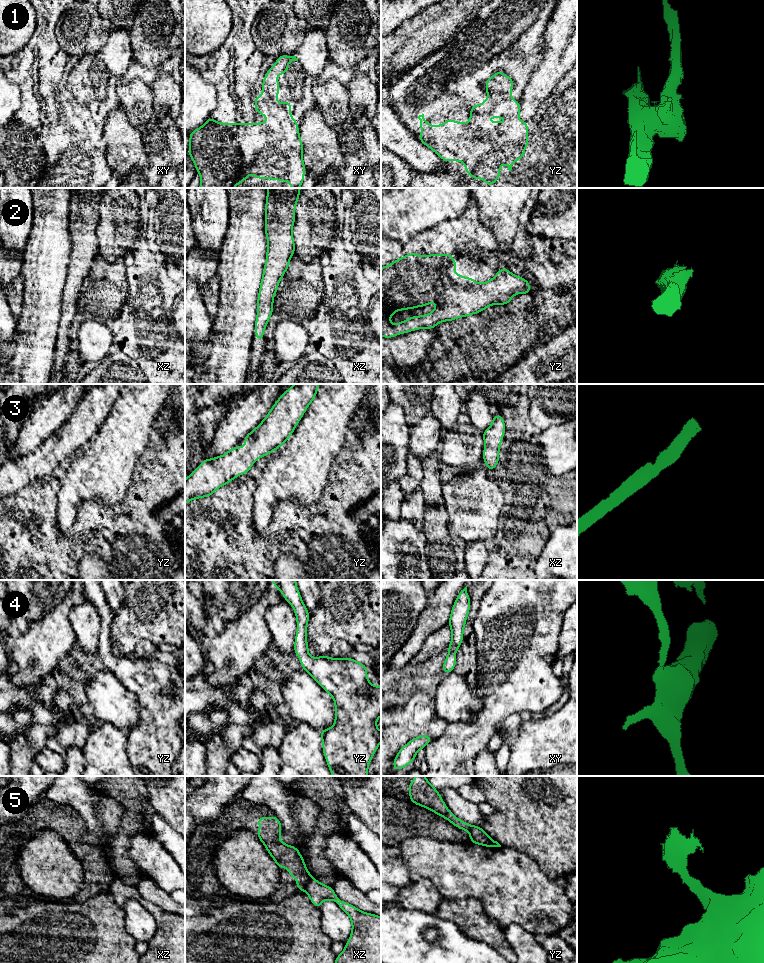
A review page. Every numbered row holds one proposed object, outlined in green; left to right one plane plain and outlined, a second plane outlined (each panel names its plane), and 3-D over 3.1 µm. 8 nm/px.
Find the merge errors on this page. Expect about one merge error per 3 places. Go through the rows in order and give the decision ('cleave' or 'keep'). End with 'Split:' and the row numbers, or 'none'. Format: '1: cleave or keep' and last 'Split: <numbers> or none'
1: cleave
2: keep
3: keep
4: keep
5: cleave
Split: 1, 5

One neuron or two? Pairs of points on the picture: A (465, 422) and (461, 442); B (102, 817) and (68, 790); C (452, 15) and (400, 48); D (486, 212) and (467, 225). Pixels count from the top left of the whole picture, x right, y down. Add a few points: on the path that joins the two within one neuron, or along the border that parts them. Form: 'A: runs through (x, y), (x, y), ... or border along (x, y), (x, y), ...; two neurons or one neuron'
A: runs through (464, 427), (464, 437); one neuron
B: runs through (94, 809), (76, 794); one neuron
C: runs through (439, 28), (428, 29), (413, 40); one neuron
D: border along (477, 202), (480, 221), (494, 235); two neurons

